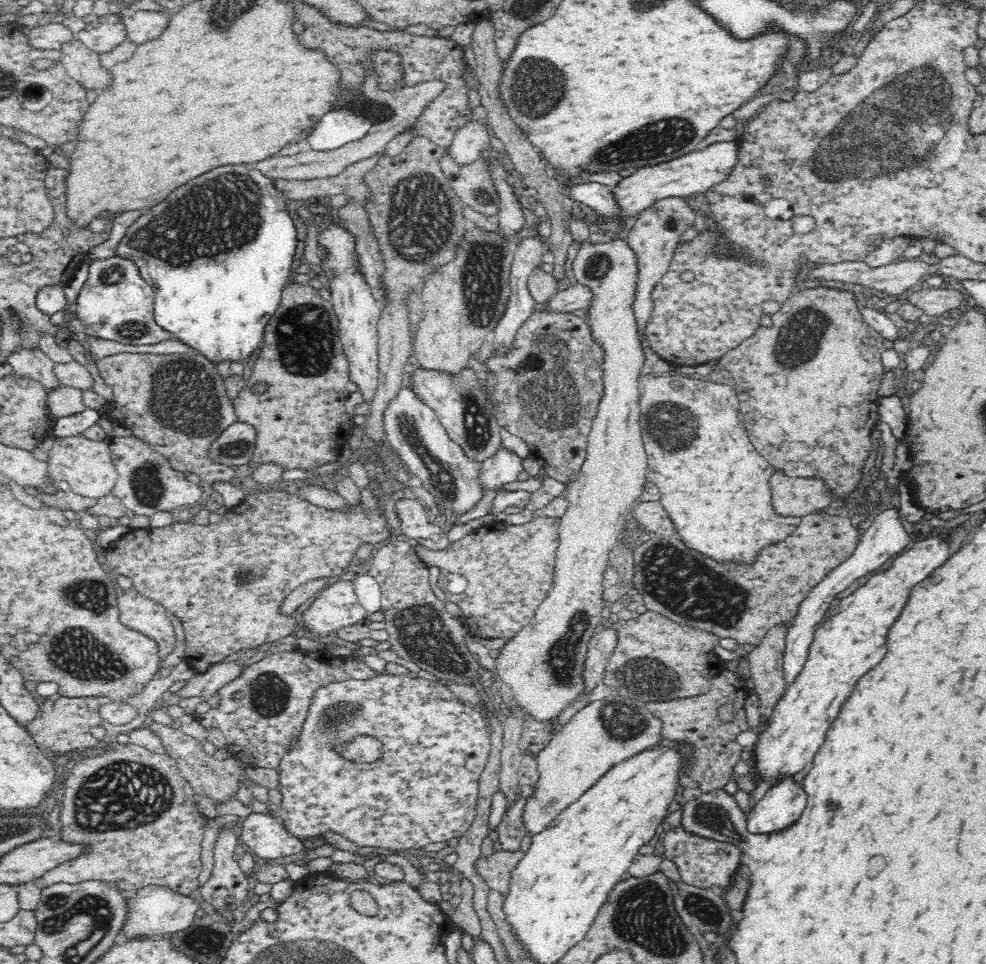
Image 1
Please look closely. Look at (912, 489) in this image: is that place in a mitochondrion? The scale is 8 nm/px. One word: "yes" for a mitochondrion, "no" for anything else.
no

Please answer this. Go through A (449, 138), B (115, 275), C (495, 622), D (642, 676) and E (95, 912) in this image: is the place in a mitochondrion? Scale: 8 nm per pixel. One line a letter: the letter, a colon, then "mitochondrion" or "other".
A: other
B: mitochondrion
C: other
D: mitochondrion
E: mitochondrion

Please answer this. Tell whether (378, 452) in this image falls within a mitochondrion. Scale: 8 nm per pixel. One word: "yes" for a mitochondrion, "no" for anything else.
no

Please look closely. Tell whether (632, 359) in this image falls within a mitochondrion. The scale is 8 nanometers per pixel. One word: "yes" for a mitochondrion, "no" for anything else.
no

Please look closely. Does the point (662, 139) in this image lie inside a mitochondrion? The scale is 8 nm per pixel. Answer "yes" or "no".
yes

